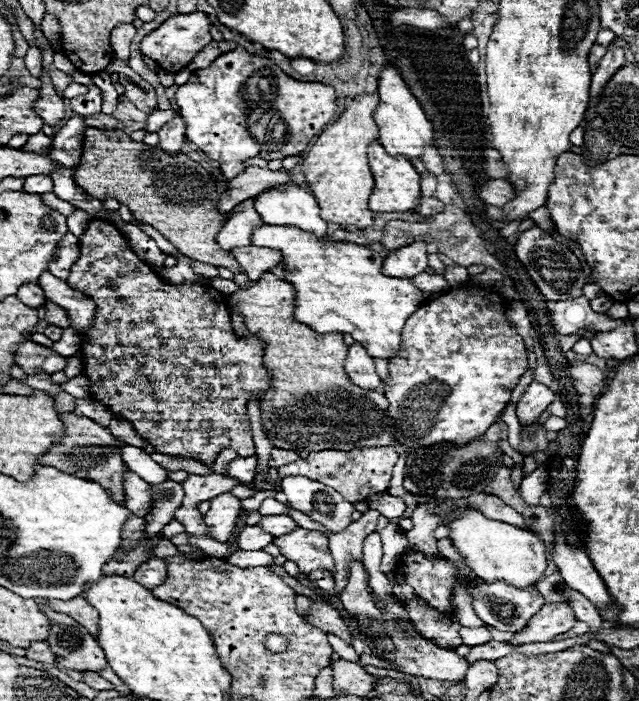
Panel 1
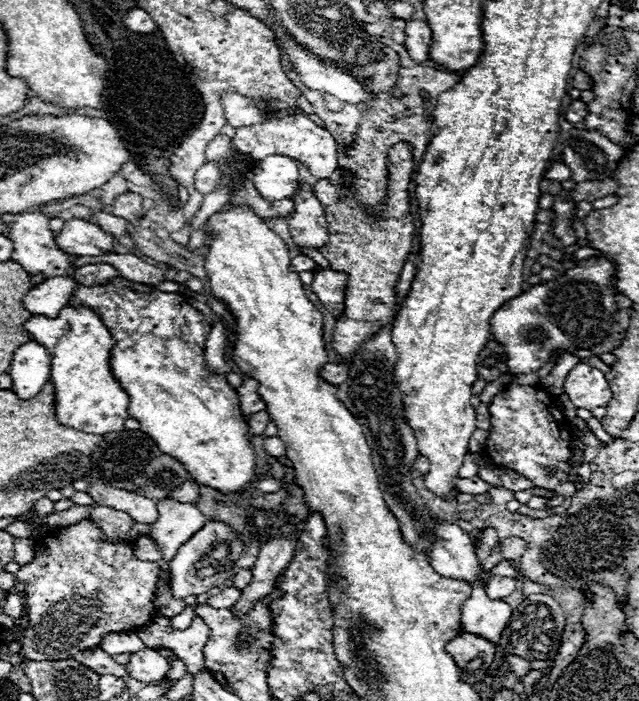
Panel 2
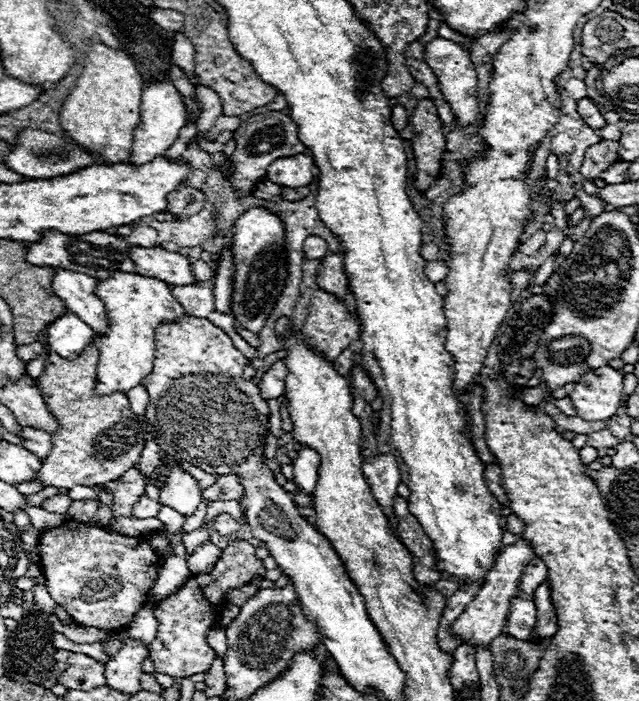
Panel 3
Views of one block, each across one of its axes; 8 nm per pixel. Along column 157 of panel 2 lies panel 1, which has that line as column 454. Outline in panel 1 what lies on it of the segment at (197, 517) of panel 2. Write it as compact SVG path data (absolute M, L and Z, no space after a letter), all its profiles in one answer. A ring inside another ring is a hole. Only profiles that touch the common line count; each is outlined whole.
M470 510L464 516L456 518L448 524L450 540L454 542L456 550L466 558L466 564L476 572L478 578L496 582L504 580L514 588L528 588L536 586L544 578L546 562L546 548L544 542L528 530L520 530L512 524L504 524L498 520L490 520L478 510Z

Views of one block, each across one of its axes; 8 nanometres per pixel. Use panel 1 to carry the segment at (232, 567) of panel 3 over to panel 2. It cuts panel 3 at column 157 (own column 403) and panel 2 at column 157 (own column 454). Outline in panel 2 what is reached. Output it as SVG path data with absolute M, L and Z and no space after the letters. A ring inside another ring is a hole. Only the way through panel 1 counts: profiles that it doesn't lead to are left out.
M142 648L140 652L130 654L130 662L124 668L128 670L130 678L150 684L150 682L162 680L170 670L170 664L166 662L164 656L158 654L158 650Z

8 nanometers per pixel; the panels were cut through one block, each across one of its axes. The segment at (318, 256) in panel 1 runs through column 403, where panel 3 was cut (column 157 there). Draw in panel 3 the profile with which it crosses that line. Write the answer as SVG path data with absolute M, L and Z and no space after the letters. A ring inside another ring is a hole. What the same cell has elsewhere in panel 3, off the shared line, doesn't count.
M114 272L108 280L98 282L96 294L104 298L106 314L110 320L108 334L92 338L92 342L100 348L100 368L96 368L96 392L128 392L152 372L152 360L156 352L156 328L166 322L182 320L186 316L186 310L174 298L170 286L164 280L148 278L134 272Z

